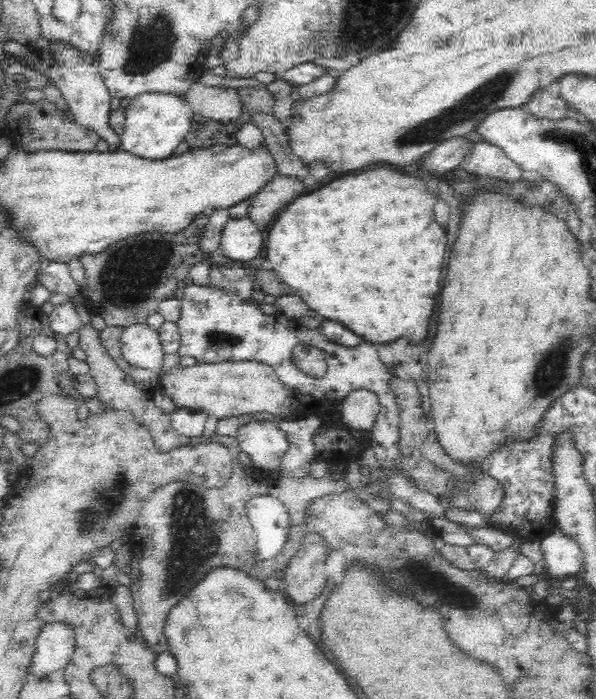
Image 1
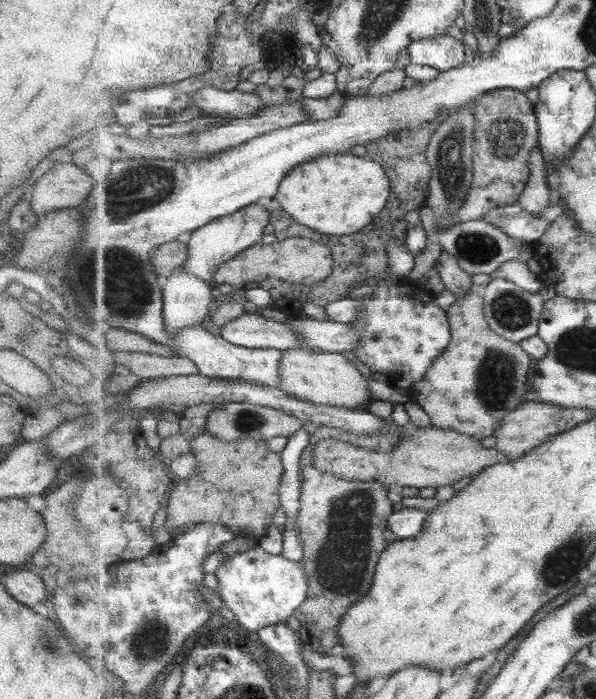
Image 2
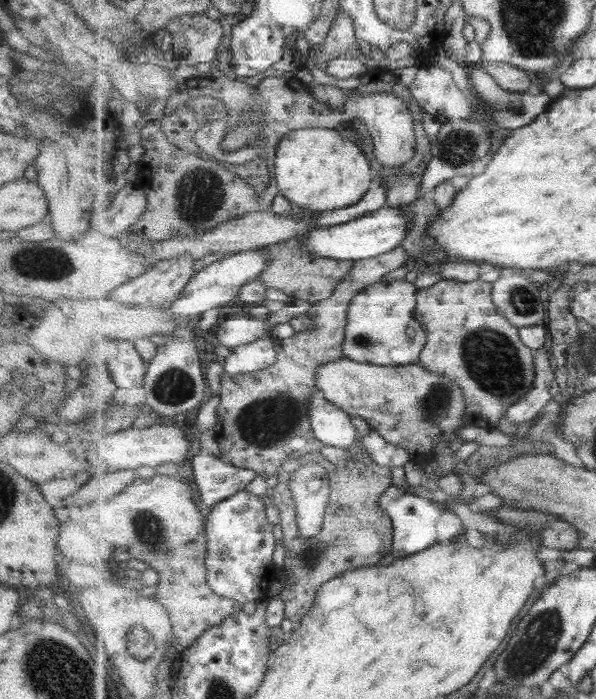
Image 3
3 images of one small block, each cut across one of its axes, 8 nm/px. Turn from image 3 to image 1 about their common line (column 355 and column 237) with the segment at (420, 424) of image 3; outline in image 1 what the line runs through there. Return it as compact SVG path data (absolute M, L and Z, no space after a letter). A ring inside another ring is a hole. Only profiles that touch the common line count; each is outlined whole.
M255 360L196 363L188 368L176 366L161 377L158 375L157 386L172 399L176 408L200 410L219 419L256 412L270 412L278 417L284 413L292 414L290 406L296 402L296 394L302 393L284 386L270 365Z

